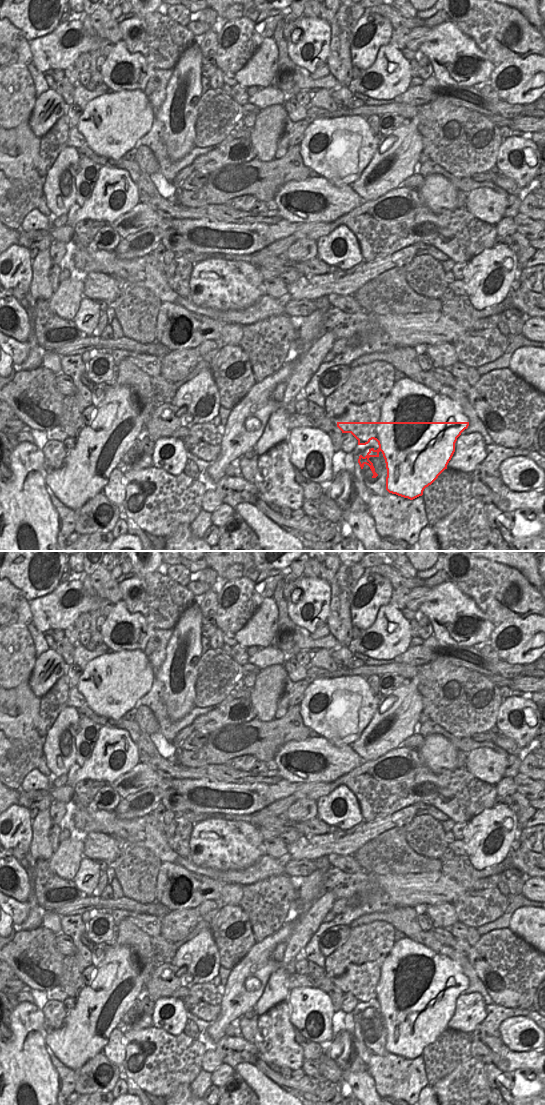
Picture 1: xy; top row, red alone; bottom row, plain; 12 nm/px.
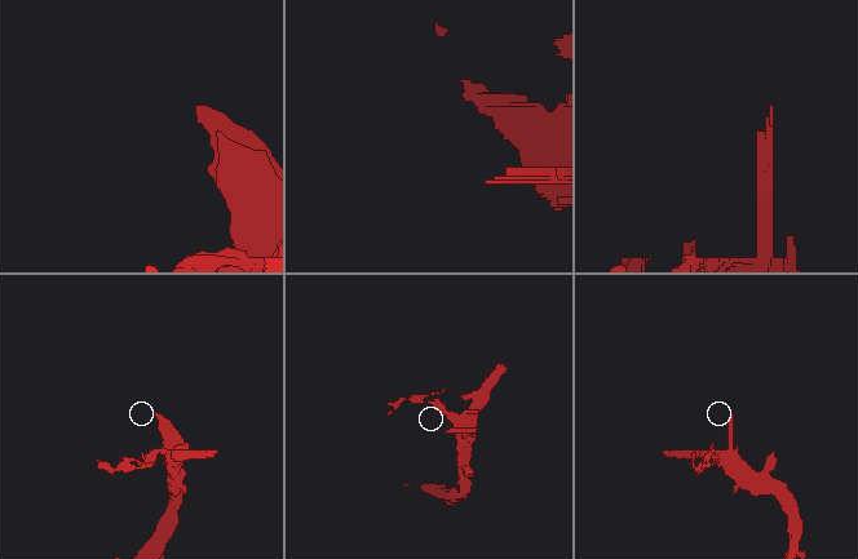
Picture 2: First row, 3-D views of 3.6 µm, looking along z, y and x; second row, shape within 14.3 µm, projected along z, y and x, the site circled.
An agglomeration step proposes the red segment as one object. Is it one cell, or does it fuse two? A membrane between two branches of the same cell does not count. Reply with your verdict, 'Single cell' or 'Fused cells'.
Fused cells.

